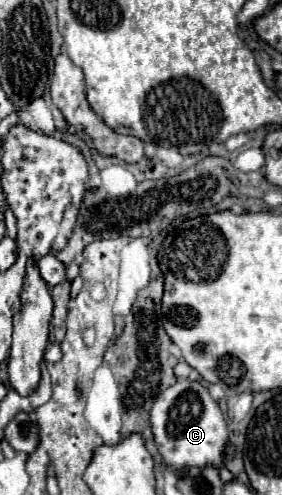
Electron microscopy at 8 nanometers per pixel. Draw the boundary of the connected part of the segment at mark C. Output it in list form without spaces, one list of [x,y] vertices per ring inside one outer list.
[[[178,379],[170,389],[162,391],[150,411],[154,443],[166,465],[174,465],[180,473],[184,465],[204,467],[212,463],[222,467],[222,449],[228,443],[228,427],[218,403],[210,397],[208,389],[190,379]]]

